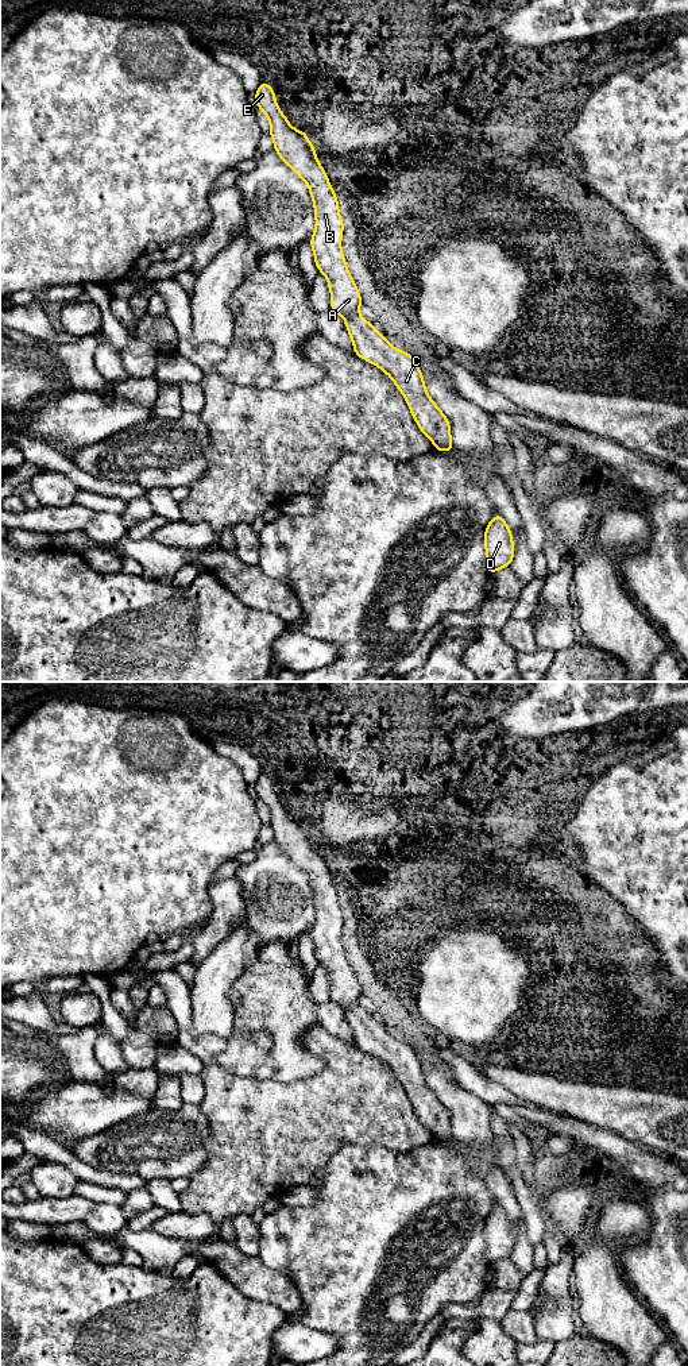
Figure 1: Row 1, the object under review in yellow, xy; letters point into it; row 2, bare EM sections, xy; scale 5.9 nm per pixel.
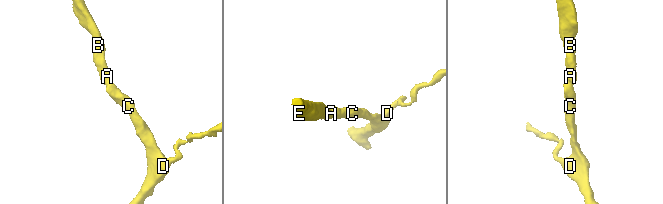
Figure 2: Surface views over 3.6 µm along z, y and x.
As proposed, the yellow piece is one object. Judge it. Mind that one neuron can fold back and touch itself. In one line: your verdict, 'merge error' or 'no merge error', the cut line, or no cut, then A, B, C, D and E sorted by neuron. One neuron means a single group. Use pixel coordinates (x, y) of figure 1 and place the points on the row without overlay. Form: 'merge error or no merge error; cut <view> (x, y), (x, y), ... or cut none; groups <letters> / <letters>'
no merge error; cut none; groups A B C D E

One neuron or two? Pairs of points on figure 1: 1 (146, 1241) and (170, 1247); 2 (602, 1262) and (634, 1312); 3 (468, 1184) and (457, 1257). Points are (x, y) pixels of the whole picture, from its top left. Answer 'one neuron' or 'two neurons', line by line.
1: one neuron
2: one neuron
3: one neuron

